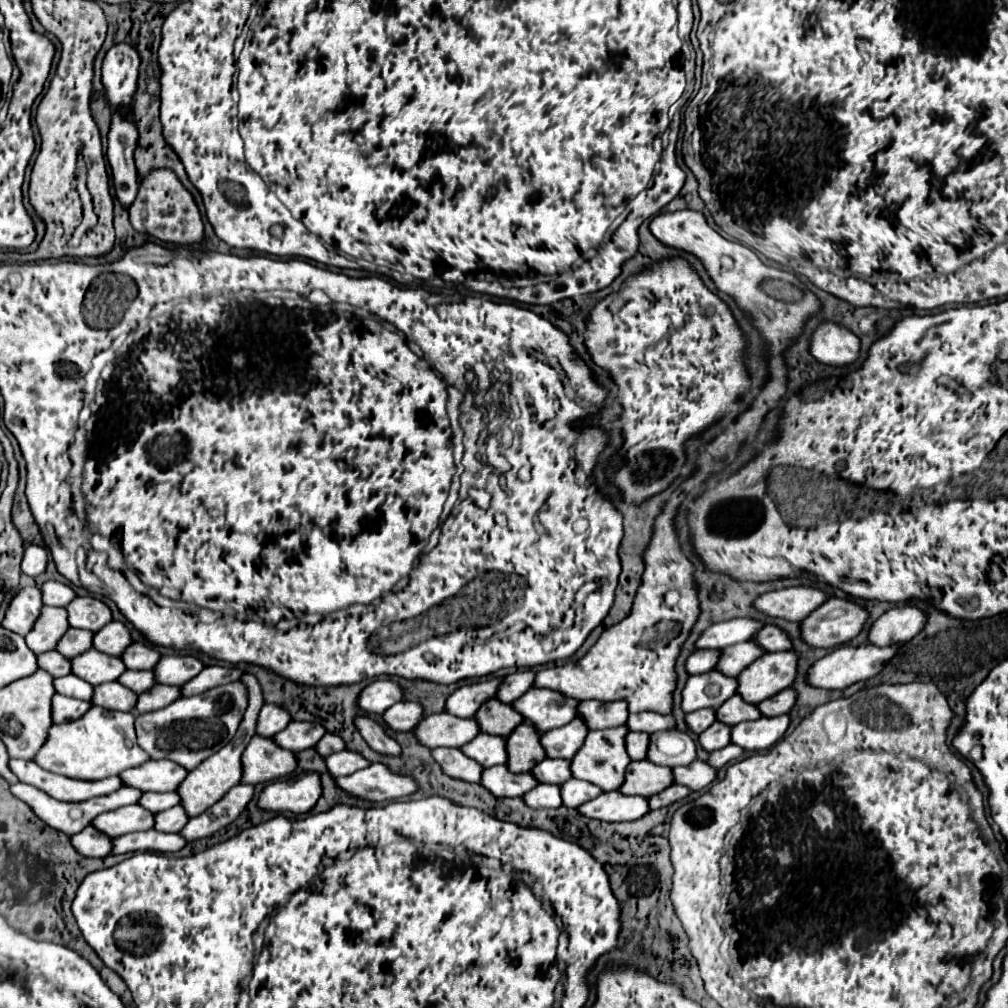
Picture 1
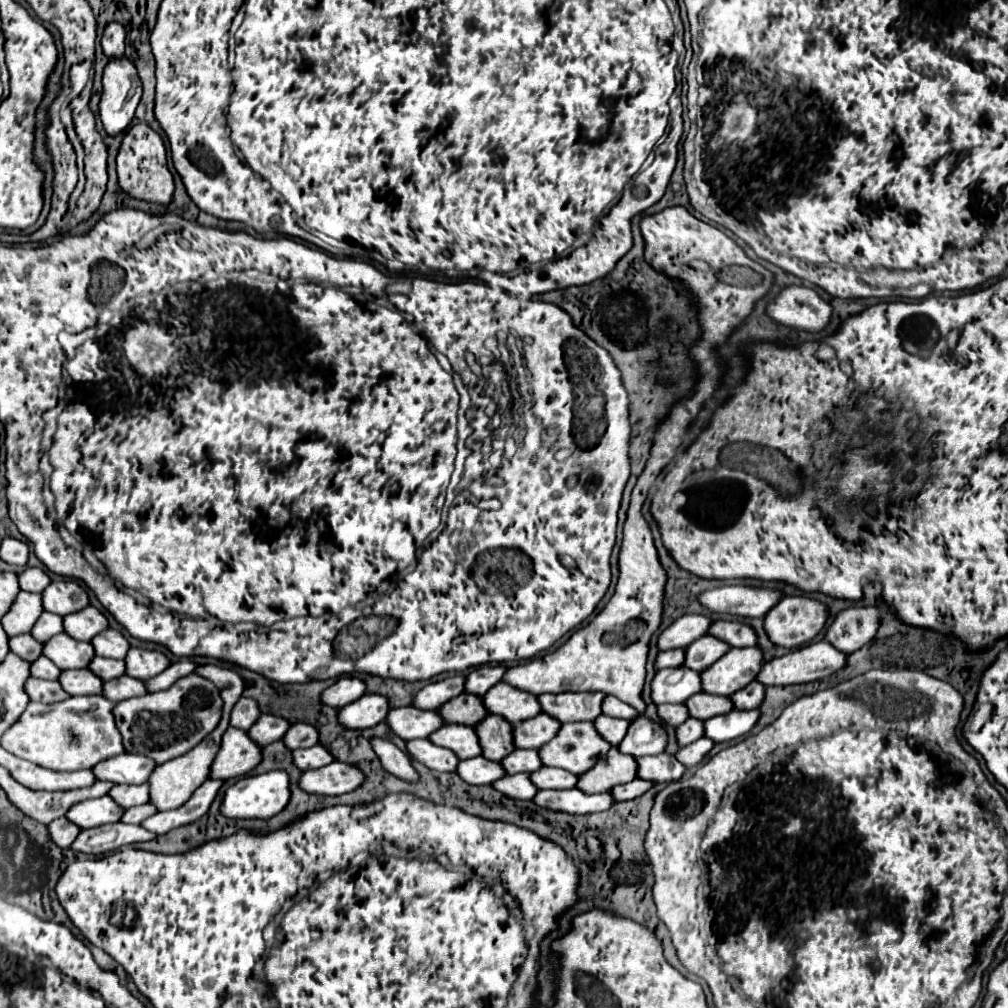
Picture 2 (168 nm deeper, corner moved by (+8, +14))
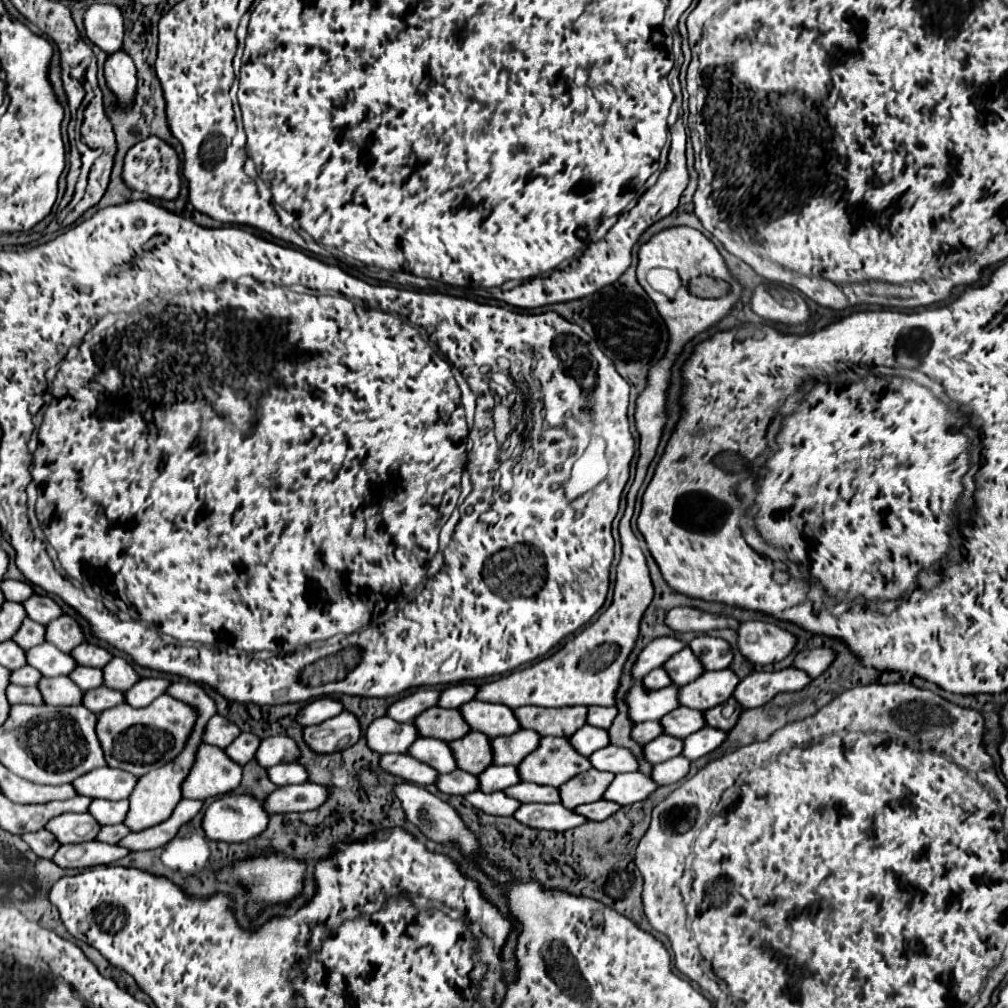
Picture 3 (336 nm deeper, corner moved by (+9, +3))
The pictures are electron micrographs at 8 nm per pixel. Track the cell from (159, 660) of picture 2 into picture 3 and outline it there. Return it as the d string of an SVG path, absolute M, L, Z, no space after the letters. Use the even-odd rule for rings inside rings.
M111 659L105 669L103 669L103 677L105 677L105 685L111 689L119 689L119 691L127 691L131 689L141 677L137 675L137 671L125 661L125 659Z

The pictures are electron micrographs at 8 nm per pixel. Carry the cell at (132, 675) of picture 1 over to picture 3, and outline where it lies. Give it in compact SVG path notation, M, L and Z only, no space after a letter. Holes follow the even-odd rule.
M77 667L71 675L69 675L83 691L91 691L103 685L103 673L97 667Z

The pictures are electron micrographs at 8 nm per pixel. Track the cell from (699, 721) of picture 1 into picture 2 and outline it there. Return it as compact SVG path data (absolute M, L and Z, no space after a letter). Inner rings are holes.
M660 704L658 716L666 726L680 726L688 718L688 710L684 710L684 704Z

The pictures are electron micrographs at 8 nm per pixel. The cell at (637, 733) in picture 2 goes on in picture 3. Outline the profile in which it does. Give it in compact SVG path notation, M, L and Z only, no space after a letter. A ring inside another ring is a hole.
M607 745L599 751L595 751L591 757L591 765L599 771L609 771L609 773L629 773L629 771L639 771L639 761L633 751L625 747L615 747Z

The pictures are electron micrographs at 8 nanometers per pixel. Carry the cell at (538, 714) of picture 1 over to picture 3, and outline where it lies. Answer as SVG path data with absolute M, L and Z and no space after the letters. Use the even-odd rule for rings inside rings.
M473 699L467 705L461 705L459 711L471 725L471 731L481 731L491 739L519 731L519 721L515 721L515 713L513 709L507 709L507 705Z

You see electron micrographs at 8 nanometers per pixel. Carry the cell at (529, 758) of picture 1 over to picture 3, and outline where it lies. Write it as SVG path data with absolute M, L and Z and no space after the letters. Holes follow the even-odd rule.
M479 731L467 733L467 737L461 737L457 741L449 743L453 749L453 755L459 763L459 769L481 775L489 765L493 765L493 753L491 753L491 743L487 735Z

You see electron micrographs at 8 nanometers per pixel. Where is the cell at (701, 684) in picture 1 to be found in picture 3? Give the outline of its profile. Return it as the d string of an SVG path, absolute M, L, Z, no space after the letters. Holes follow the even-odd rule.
M635 685L627 695L629 717L635 723L641 721L659 721L665 713L671 713L679 707L679 685L669 685L659 691L643 689L643 685Z

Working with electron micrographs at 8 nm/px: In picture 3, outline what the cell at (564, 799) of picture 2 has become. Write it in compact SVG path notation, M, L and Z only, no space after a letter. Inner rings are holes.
M561 803L521 805L513 817L517 821L521 821L523 825L529 825L535 829L549 829L549 831L567 831L567 829L573 829L577 825L587 823L587 817L567 809Z

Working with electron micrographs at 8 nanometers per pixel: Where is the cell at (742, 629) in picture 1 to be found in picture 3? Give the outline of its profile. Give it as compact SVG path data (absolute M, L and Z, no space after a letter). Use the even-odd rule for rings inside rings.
M659 637L653 639L645 651L641 651L635 667L633 667L633 675L637 681L641 681L649 671L653 671L655 667L661 667L669 657L673 657L673 653L679 653L681 649L685 649L687 643L677 639L677 637Z

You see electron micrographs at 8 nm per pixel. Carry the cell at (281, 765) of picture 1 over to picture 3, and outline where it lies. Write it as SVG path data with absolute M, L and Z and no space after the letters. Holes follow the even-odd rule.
M203 743L197 761L183 783L185 799L209 799L235 791L241 783L243 767L227 757L225 749Z

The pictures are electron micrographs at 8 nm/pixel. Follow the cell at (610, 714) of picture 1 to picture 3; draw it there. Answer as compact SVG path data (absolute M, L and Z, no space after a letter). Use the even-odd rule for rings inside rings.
M519 707L513 713L517 715L521 727L553 737L571 737L577 729L587 725L587 707L563 707L563 709Z

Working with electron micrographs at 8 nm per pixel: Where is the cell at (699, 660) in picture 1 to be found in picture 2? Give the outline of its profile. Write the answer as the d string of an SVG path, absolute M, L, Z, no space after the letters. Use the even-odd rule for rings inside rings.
M668 650L668 652L660 652L656 662L654 662L654 668L656 670L662 670L662 668L678 668L682 666L682 660L684 658L684 650Z

